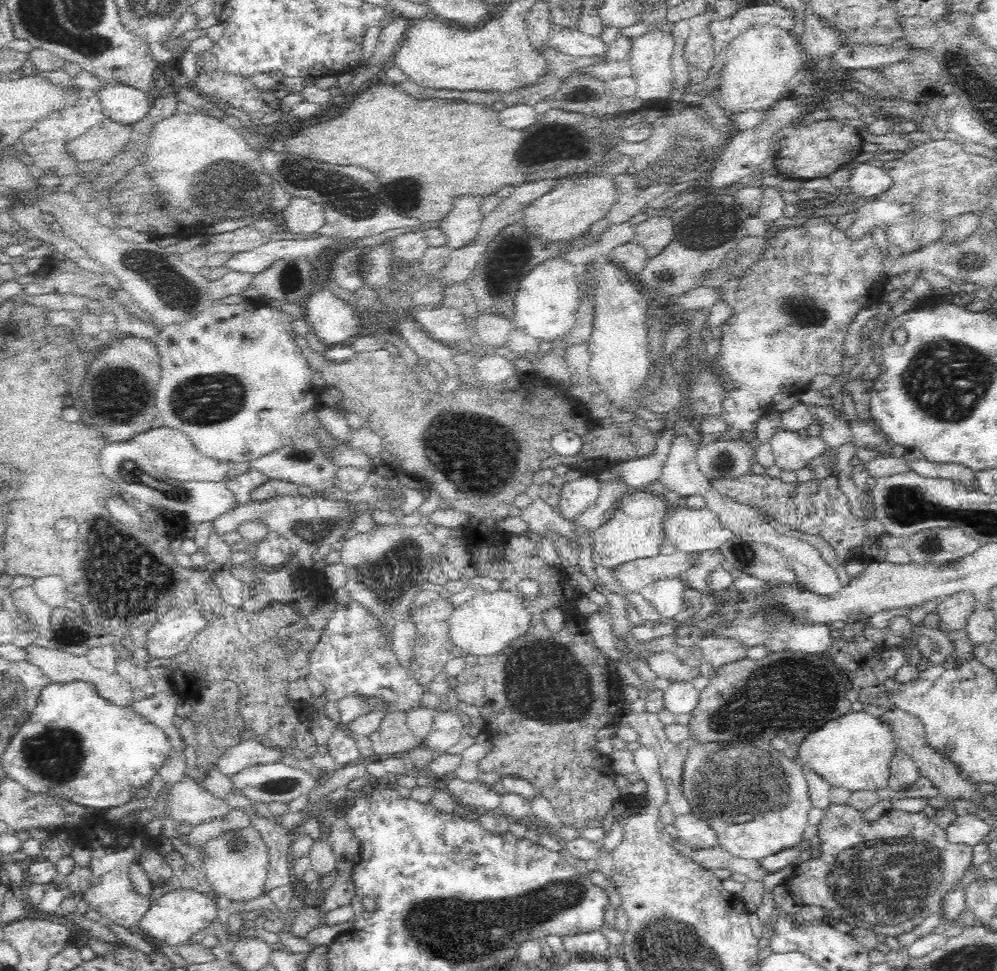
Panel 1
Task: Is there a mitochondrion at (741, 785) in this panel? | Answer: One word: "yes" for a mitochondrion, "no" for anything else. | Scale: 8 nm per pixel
yes

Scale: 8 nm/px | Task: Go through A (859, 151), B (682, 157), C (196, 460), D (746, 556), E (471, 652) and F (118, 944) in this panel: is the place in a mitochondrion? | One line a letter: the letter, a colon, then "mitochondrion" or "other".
A: other
B: mitochondrion
C: other
D: mitochondrion
E: other
F: other

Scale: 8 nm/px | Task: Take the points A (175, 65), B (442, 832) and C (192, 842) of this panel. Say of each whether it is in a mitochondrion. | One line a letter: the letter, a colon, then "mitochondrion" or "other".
A: other
B: other
C: other

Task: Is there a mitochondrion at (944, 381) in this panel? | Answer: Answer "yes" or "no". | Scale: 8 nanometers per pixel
yes

